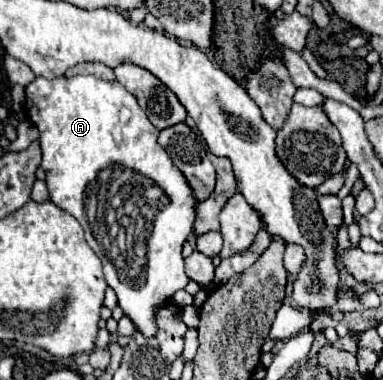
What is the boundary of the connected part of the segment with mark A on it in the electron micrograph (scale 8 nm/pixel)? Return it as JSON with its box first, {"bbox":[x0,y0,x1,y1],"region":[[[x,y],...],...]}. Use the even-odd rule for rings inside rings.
{"bbox":[26,76,196,336],"region":[[[58,76],[54,80],[34,78],[26,86],[26,100],[30,104],[32,120],[40,130],[42,144],[42,168],[46,172],[46,186],[50,192],[50,200],[56,202],[62,210],[72,214],[86,232],[86,242],[96,252],[96,256],[104,264],[104,276],[110,288],[114,288],[118,296],[118,304],[124,314],[136,324],[136,328],[144,336],[156,334],[156,310],[164,306],[170,296],[184,288],[190,278],[184,272],[182,260],[182,244],[194,226],[196,216],[196,200],[192,198],[192,188],[184,182],[184,176],[164,150],[158,146],[158,130],[148,122],[146,114],[140,110],[136,98],[120,86],[120,82],[104,82],[96,76]],[[122,186],[122,200],[116,200],[112,206],[110,188]],[[100,188],[100,218],[98,222],[90,222],[86,214],[86,190]],[[94,226],[98,226],[100,234],[94,234]]]}

